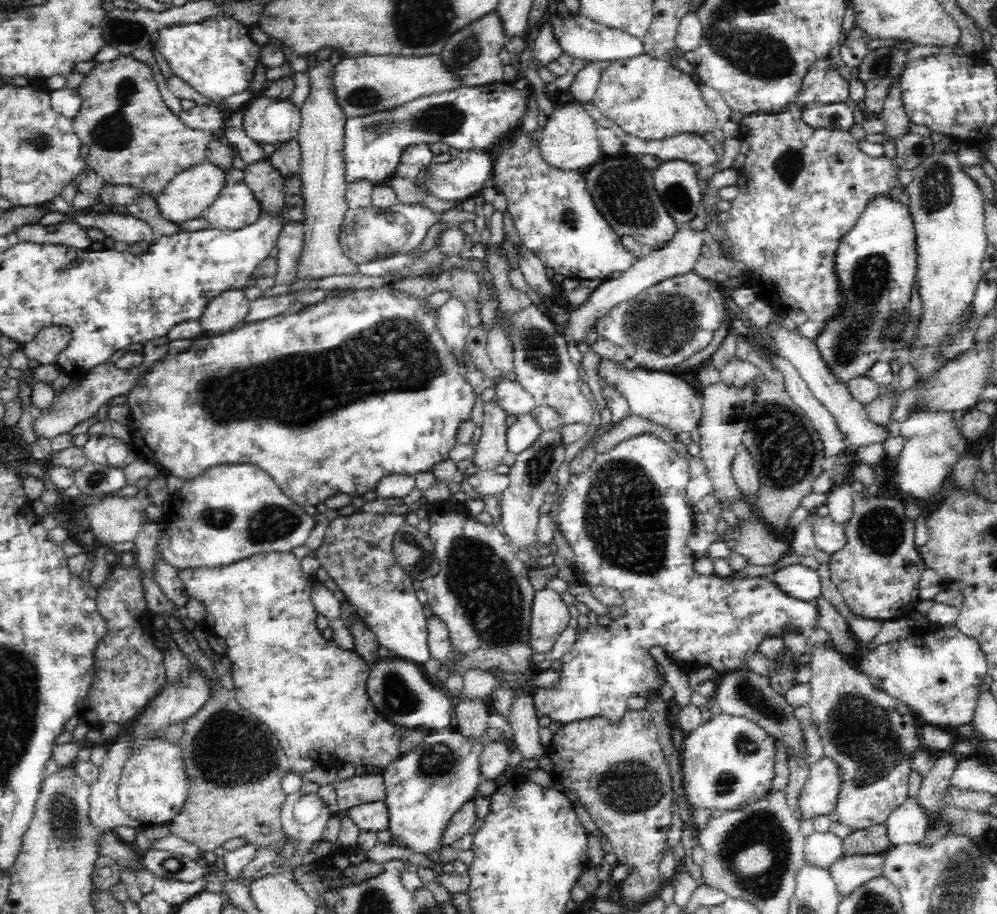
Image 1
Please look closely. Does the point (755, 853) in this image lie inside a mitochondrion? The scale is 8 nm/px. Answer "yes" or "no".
yes

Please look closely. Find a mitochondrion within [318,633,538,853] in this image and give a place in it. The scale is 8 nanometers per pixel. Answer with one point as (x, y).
(392, 698)

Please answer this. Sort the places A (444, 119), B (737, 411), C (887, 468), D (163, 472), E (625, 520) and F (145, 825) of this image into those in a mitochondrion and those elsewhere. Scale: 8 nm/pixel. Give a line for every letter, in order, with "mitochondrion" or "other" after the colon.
A: mitochondrion
B: mitochondrion
C: other
D: other
E: mitochondrion
F: other

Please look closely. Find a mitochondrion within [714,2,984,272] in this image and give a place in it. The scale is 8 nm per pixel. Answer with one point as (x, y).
(935, 192)

